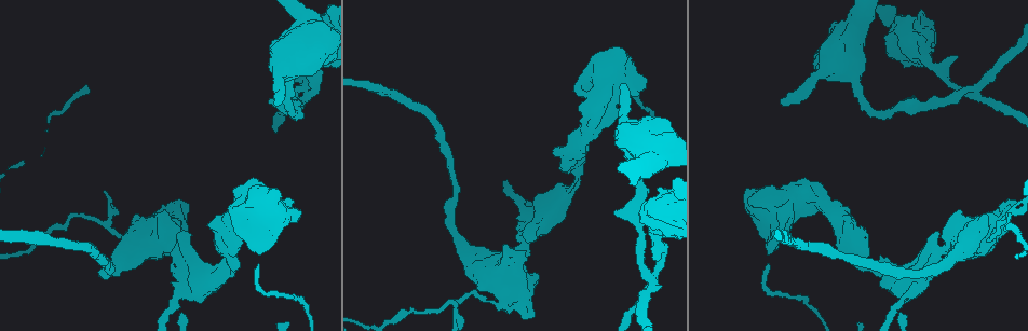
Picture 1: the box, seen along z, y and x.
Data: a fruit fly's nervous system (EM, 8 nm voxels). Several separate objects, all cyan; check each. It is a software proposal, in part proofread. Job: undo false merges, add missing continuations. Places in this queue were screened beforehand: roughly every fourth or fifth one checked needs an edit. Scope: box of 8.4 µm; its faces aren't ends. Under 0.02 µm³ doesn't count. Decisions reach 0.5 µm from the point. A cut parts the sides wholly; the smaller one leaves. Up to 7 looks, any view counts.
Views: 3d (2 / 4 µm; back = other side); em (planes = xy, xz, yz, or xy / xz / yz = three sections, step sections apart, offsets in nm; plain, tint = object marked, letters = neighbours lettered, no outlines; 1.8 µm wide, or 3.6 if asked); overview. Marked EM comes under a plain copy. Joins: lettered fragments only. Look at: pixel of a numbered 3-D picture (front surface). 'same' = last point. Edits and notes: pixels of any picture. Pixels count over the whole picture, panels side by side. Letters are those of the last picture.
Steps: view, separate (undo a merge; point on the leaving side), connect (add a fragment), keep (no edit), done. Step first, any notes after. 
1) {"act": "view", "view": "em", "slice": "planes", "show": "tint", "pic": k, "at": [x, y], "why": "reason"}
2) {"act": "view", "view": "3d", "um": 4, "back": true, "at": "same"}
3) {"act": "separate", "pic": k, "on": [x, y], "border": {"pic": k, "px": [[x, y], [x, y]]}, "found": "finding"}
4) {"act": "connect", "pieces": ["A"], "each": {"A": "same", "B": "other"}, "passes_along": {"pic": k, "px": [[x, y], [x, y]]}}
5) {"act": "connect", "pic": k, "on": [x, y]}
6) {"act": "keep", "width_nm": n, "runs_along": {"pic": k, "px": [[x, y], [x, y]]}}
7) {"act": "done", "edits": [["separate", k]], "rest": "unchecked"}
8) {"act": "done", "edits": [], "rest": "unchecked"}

{"act": "view", "view": "em", "slice": "planes", "show": "letters", "pic": 1, "at": [909, 103], "why": "an open end"}

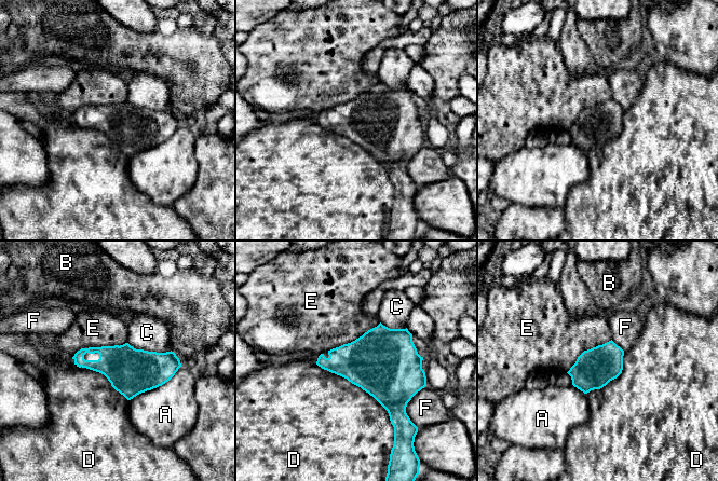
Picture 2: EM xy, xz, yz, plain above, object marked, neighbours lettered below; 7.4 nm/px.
{"act": "keep", "each": {"A": "other", "B": "other", "C": "other", "D": "other", "E": "other", "F": "other"}, "found": "none of them fits"}

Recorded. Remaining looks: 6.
{"act": "view", "view": "em", "um": 3.6, "slice": "xy", "step": 8, "show": "tint", "pic": 1, "at": [954, 241], "why": "four or more arms meet"}

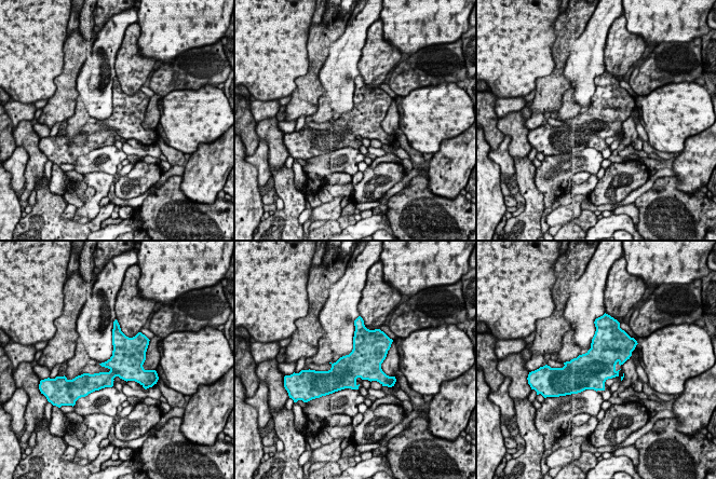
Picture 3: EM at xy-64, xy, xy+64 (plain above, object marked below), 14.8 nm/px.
{"act": "view", "view": "em", "um": 3.6, "slice": "xz", "step": 16, "show": "letters", "at": "same"}

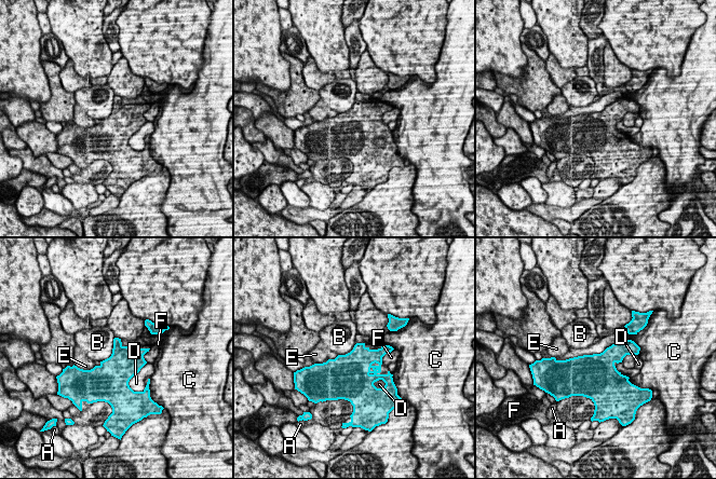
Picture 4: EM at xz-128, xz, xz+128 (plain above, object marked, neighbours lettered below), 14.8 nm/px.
{"act": "keep", "each": {"A": "other", "B": "other", "C": "other", "D": "other", "E": "other", "F": "other"}, "border": {"pic": 4, "px": [[115, 338], [112, 353], [100, 361]]}, "found": "all the same neuron"}

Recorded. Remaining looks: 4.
{"act": "done", "edits": [], "rest": "unchecked"}

